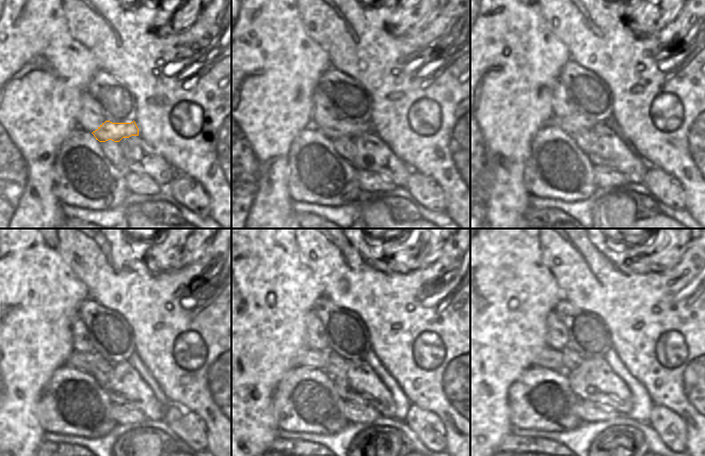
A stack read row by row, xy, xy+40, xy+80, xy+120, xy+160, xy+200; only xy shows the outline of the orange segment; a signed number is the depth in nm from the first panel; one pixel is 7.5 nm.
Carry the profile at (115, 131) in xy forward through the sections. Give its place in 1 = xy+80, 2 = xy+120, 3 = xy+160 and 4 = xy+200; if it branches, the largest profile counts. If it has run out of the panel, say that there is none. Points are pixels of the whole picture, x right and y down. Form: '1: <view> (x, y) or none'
1: xy+80 (571, 124)
2: xy+120 (86, 362)
3: xy+160 (310, 358)
4: xy+200 (548, 358)

